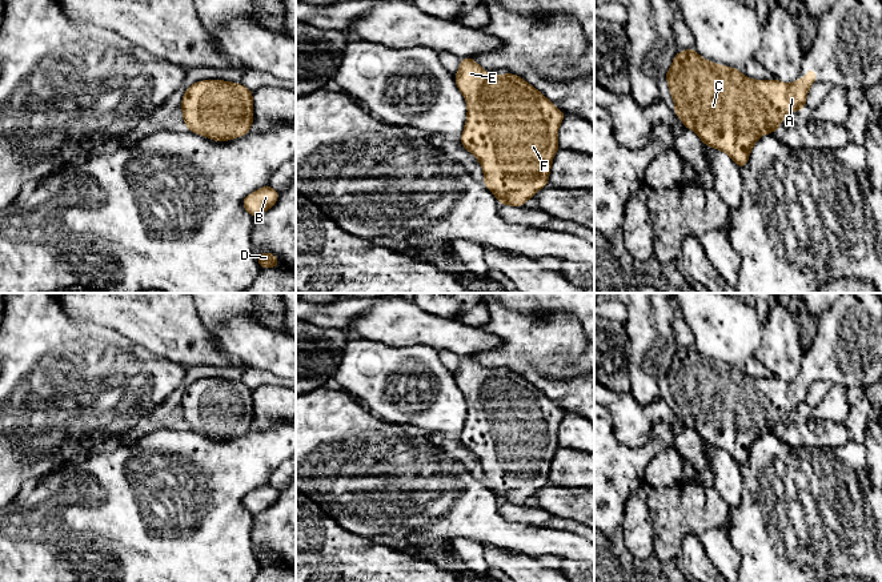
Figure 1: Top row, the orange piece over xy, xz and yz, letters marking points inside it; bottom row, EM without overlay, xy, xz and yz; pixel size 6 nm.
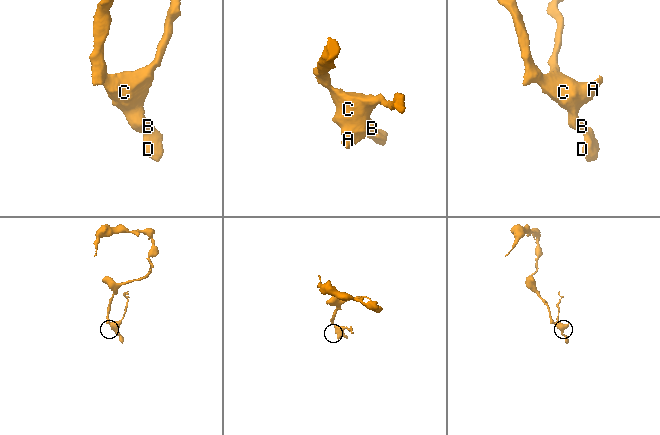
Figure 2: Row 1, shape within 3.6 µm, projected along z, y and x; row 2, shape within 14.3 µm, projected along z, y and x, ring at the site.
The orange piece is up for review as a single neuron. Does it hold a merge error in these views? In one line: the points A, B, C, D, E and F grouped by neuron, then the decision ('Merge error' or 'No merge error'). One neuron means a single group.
Groups: A B C D E F. No merge error

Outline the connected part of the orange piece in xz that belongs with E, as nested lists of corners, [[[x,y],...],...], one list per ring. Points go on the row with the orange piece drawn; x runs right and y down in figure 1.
[[[473,57],[461,59],[456,85],[466,100],[468,116],[461,144],[482,165],[484,184],[501,205],[524,206],[536,192],[548,185],[552,161],[560,149],[557,133],[565,117],[549,99],[517,75],[488,75]]]

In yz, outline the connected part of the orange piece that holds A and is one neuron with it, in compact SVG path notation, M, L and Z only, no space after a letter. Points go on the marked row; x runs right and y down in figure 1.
M693 48L677 52L665 75L674 100L674 113L681 123L694 131L705 145L727 153L739 168L746 166L749 154L761 136L777 132L781 121L793 111L803 111L807 92L817 77L813 68L807 68L807 76L798 77L793 84L777 79L753 80L738 68L707 61Z

